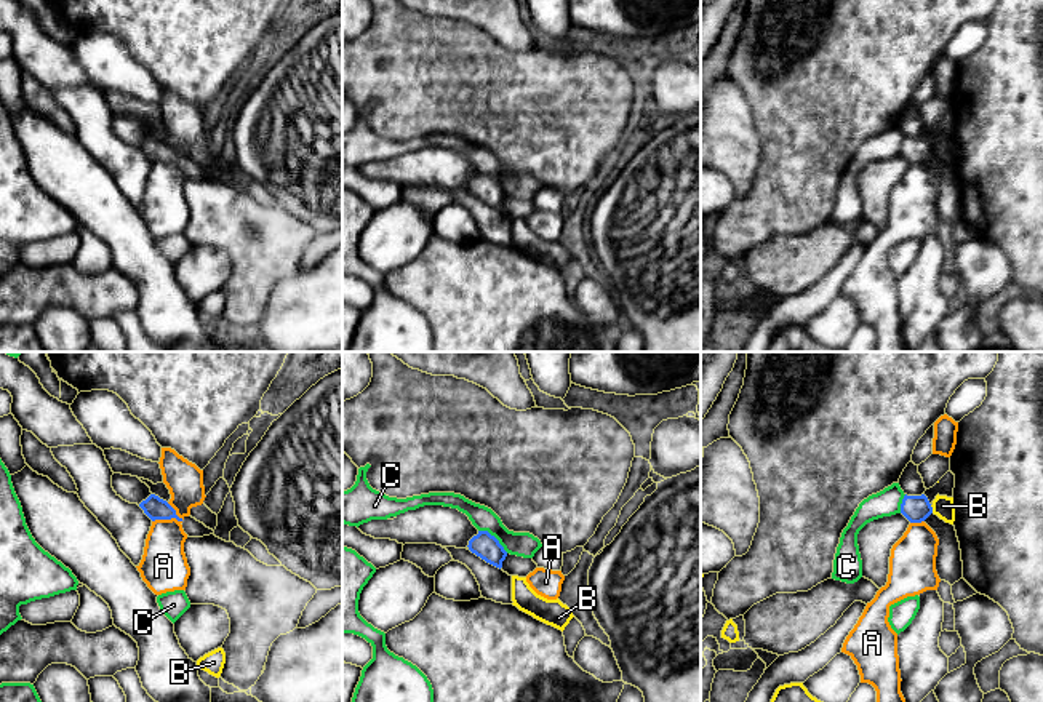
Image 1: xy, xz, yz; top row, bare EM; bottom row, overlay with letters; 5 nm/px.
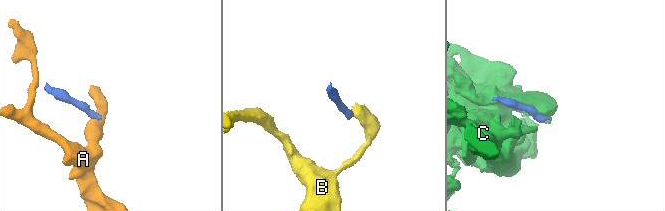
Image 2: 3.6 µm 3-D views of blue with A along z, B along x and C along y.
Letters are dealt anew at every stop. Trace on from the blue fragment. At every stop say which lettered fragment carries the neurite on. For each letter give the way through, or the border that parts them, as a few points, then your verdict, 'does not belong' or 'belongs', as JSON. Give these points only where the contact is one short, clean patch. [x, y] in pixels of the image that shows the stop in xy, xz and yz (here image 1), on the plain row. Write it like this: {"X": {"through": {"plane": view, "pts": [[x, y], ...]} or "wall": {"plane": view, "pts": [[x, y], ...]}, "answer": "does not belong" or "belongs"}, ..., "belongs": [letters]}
{"A": {"wall": {"plane": "xy", "pts": [[183, 160], [159, 160], [152, 163]]}, "answer": "does not belong"}, "B": {"wall": {"plane": "yz", "pts": [[930, 147], [933, 154]]}, "answer": "does not belong"}, "C": {"answer": "does not belong"}, "belongs": []}

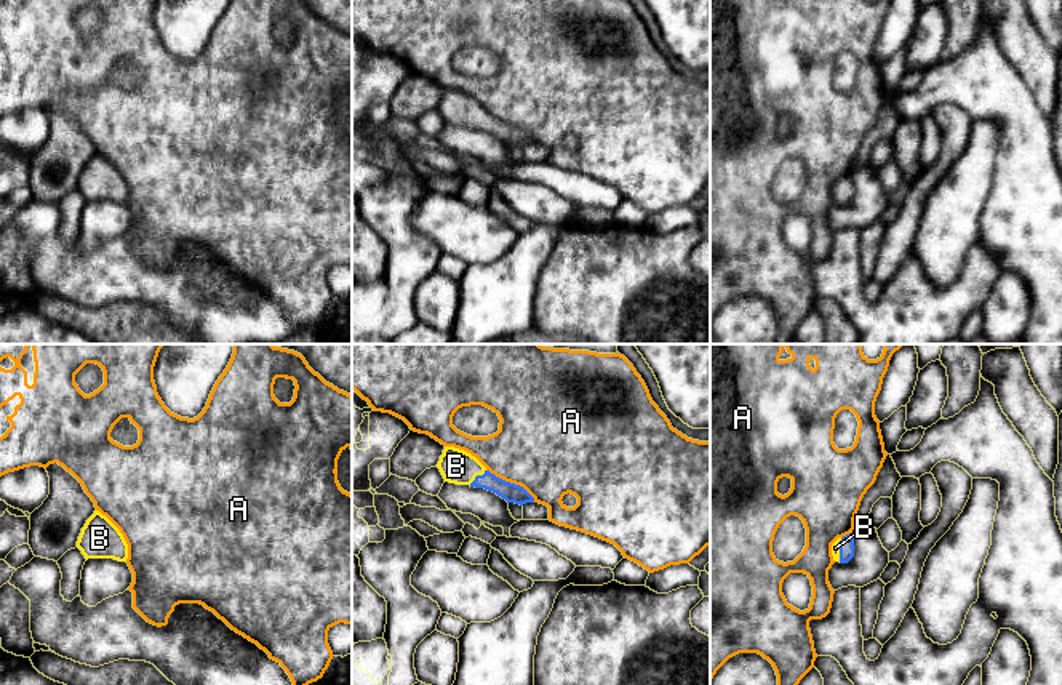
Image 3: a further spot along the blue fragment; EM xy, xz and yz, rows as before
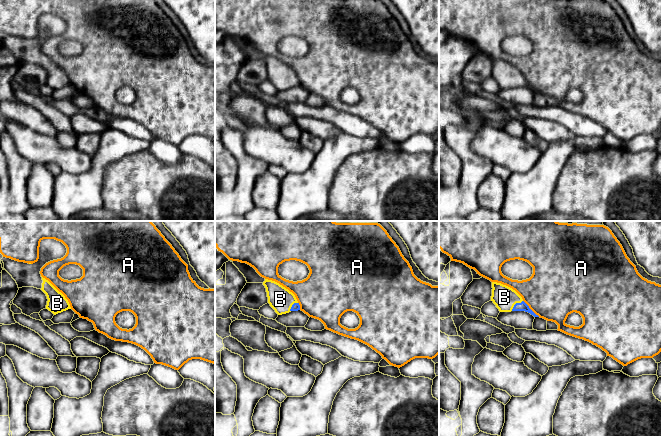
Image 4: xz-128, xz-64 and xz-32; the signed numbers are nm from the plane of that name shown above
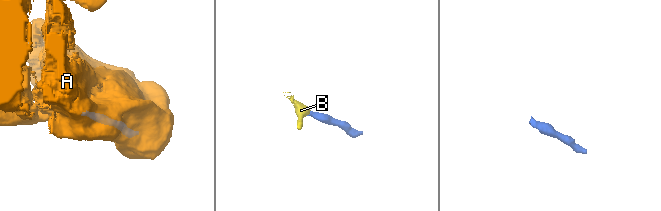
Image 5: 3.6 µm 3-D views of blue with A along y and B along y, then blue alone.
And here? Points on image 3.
{"A": {"answer": "does not belong"}, "B": {"through": {"plane": "yz", "pts": [[846, 186], [840, 191], [835, 189]]}, "answer": "belongs"}, "belongs": ["B"]}

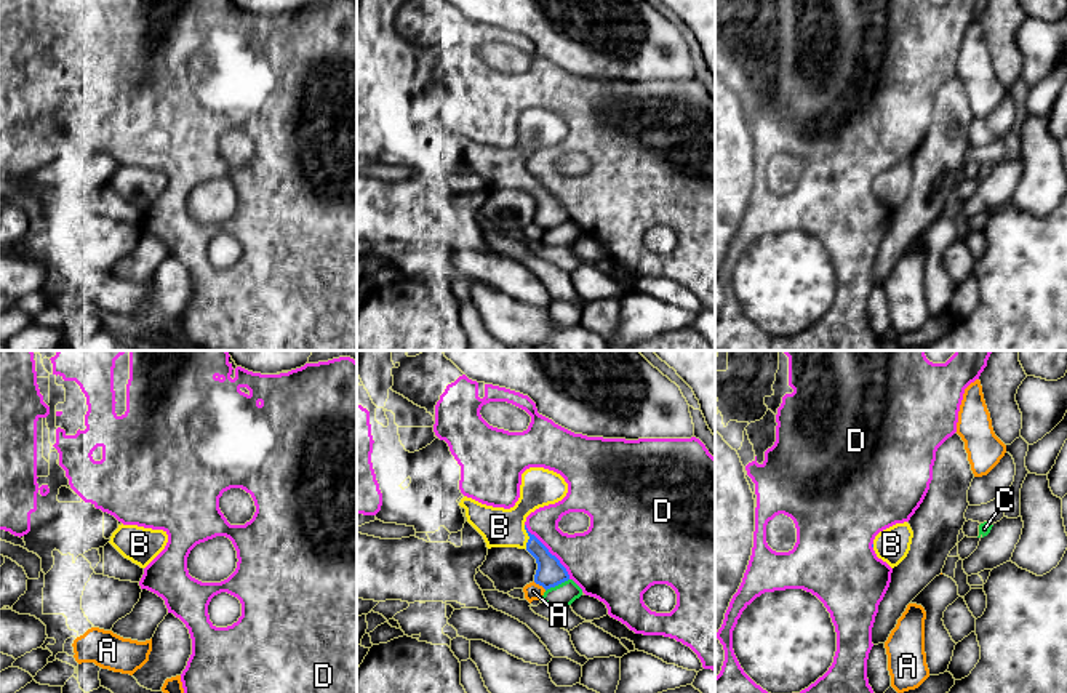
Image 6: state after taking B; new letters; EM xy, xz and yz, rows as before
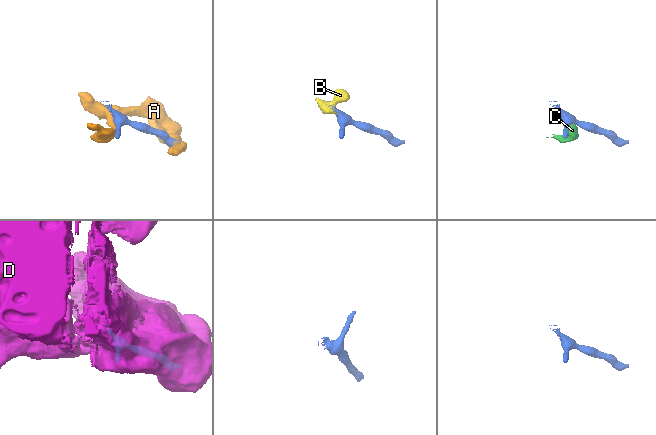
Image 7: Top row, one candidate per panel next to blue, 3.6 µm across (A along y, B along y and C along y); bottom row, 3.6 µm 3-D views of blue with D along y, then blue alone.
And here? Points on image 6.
{"A": {"answer": "does not belong"}, "B": {"through": {"plane": "xz", "pts": [[549, 215], [528, 176], [515, 176], [499, 168]]}, "answer": "belongs"}, "C": {"wall": {"plane": "xz", "pts": [[568, 220], [546, 232]]}, "answer": "does not belong"}, "D": {"answer": "does not belong"}, "belongs": ["B"]}

